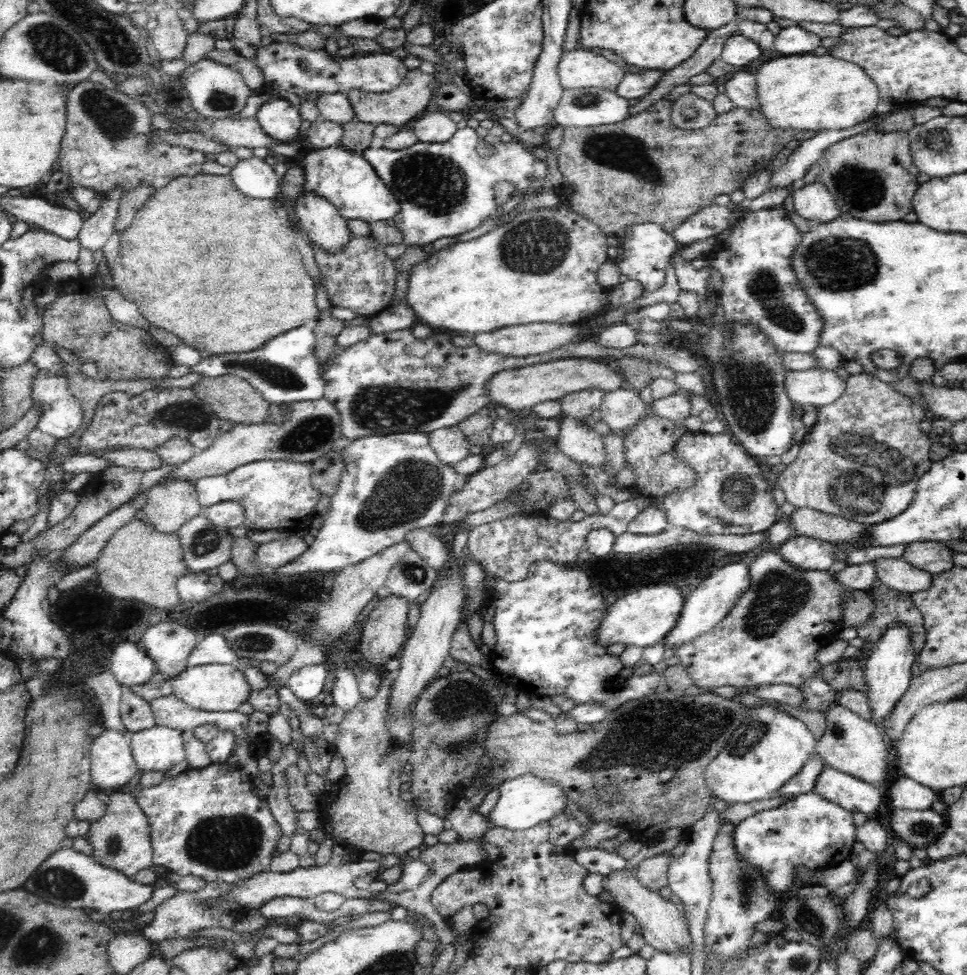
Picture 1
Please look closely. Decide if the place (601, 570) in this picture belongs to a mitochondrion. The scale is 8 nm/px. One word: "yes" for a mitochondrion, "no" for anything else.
no

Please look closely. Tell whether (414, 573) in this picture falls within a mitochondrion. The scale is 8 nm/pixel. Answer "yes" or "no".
yes

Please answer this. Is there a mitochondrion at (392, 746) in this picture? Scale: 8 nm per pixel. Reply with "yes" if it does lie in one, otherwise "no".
yes

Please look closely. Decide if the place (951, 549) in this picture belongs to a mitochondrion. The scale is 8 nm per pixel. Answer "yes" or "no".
no

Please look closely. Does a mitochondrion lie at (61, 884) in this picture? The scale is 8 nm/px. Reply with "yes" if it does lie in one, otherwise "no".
yes

